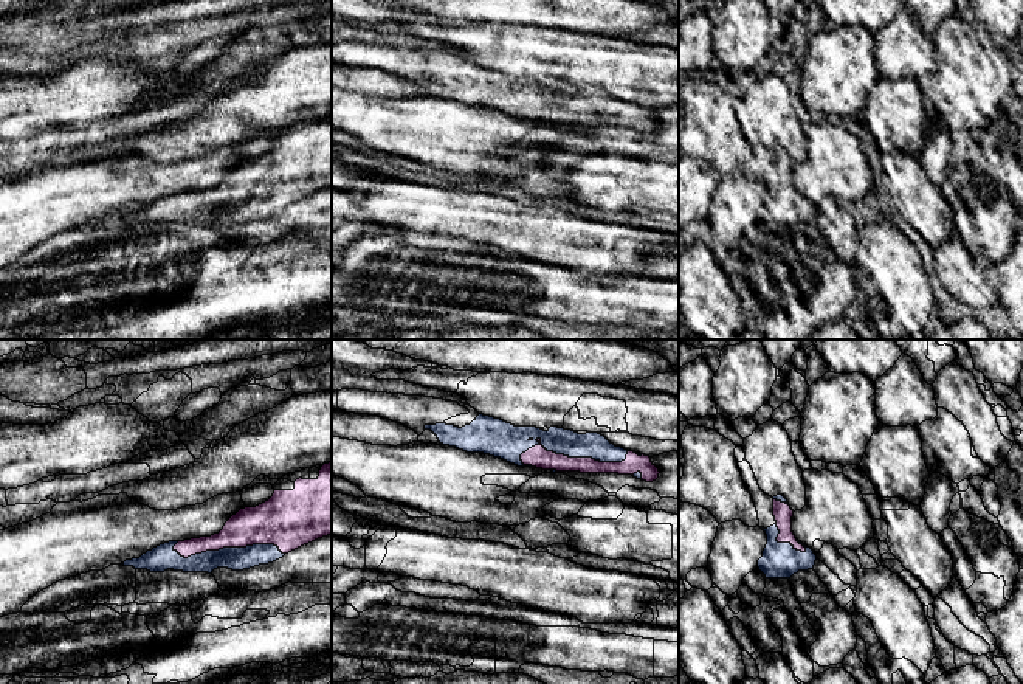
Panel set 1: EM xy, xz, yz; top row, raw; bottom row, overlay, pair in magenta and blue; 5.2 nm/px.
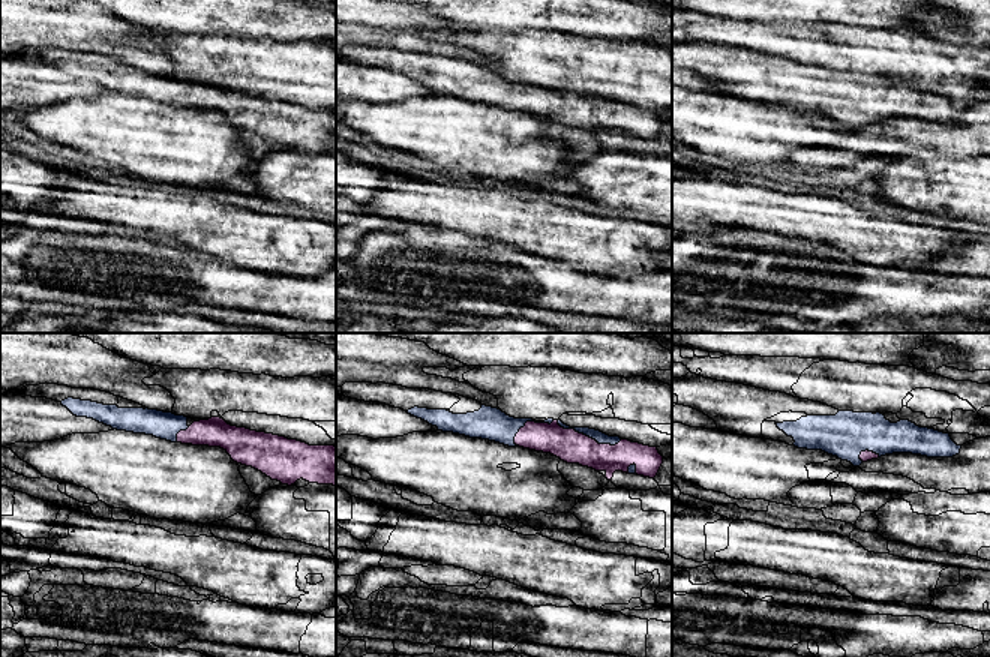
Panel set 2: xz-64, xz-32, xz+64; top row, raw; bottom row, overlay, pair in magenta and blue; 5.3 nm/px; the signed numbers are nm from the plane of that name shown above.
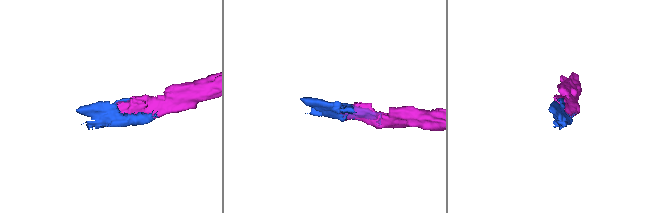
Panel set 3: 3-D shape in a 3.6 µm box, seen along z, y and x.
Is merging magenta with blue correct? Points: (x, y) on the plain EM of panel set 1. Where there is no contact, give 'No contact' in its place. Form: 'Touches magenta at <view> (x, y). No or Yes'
Touches magenta at xz (574, 110). Yes

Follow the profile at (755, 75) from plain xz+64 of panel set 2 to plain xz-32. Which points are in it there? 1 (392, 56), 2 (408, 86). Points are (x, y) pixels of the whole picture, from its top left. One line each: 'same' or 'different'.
1: same
2: different

